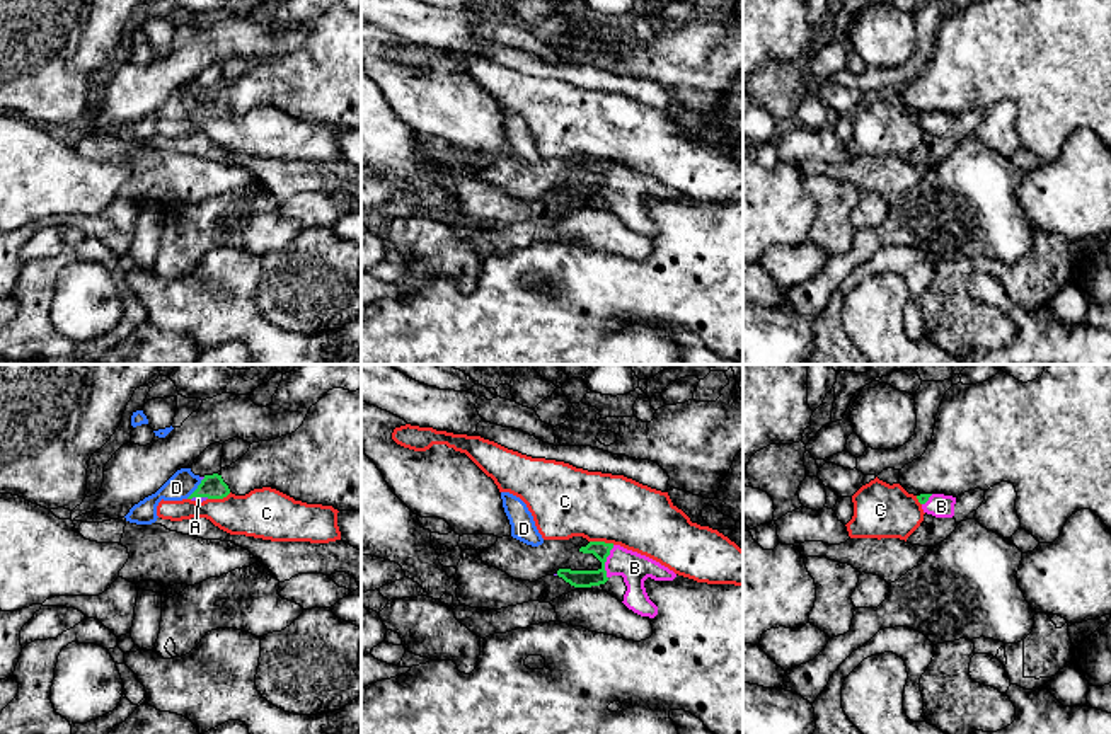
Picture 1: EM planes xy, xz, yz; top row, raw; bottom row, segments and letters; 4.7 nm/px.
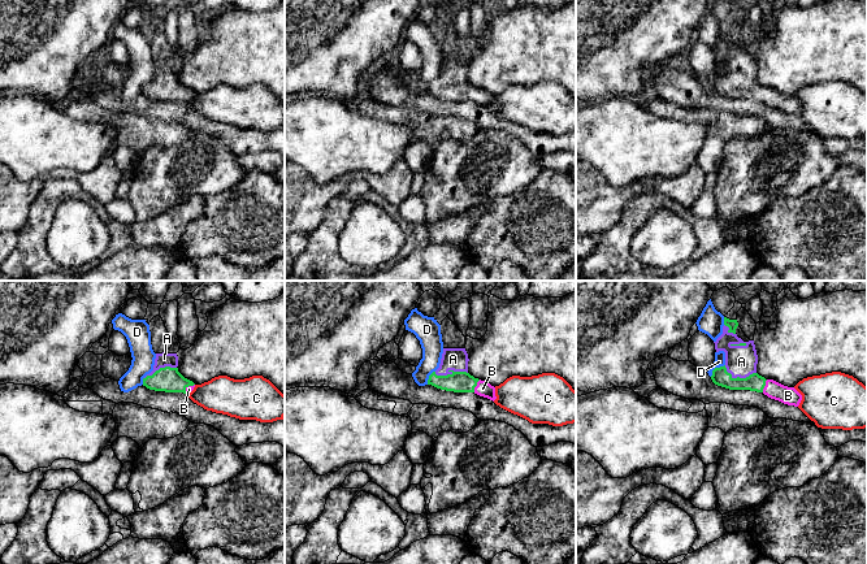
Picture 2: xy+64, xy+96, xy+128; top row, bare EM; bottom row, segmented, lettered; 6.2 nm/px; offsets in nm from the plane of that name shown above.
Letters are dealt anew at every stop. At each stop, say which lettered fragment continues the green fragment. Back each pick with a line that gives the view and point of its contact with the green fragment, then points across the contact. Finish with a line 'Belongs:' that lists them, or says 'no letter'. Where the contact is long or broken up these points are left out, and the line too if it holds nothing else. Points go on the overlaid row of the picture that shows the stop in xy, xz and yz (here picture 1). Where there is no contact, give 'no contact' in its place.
A: contact xy (200, 496)
B: contact xz (605, 561)
Belongs: A, B

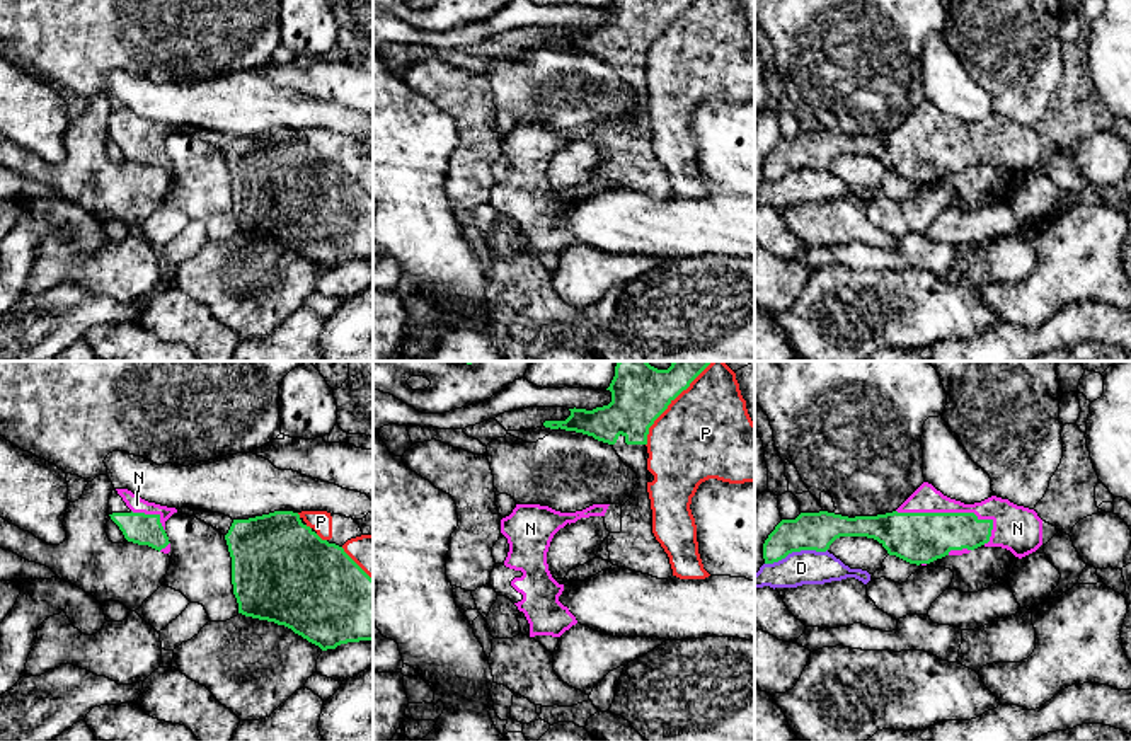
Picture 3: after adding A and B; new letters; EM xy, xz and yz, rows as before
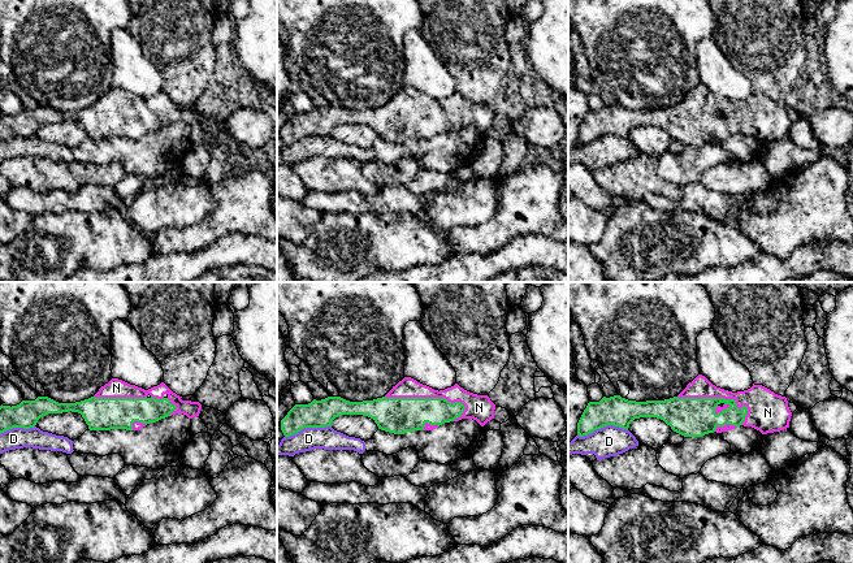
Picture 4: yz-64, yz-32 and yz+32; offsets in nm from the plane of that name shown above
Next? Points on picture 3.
N: contact yz (947, 513)
Belongs: N

